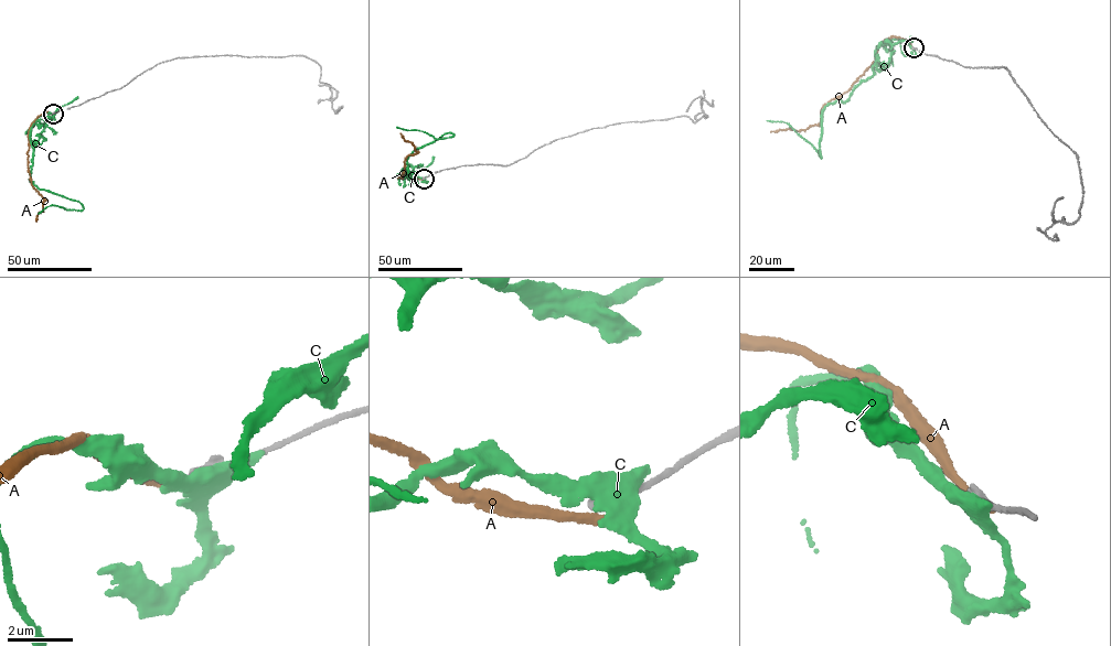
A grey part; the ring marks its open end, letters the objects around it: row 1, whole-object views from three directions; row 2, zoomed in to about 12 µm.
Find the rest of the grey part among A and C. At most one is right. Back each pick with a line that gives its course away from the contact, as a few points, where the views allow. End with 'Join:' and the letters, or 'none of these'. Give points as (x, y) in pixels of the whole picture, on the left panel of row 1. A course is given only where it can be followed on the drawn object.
Join: none of these

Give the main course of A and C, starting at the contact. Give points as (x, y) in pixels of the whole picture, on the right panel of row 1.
A: (914, 49), (906, 40), (886, 39), (872, 66), (821, 108), (820, 122), (803, 130), (770, 132)
C: (912, 47), (897, 38), (879, 44), (874, 74), (850, 98), (824, 106), (821, 158), (789, 124), (767, 120)

